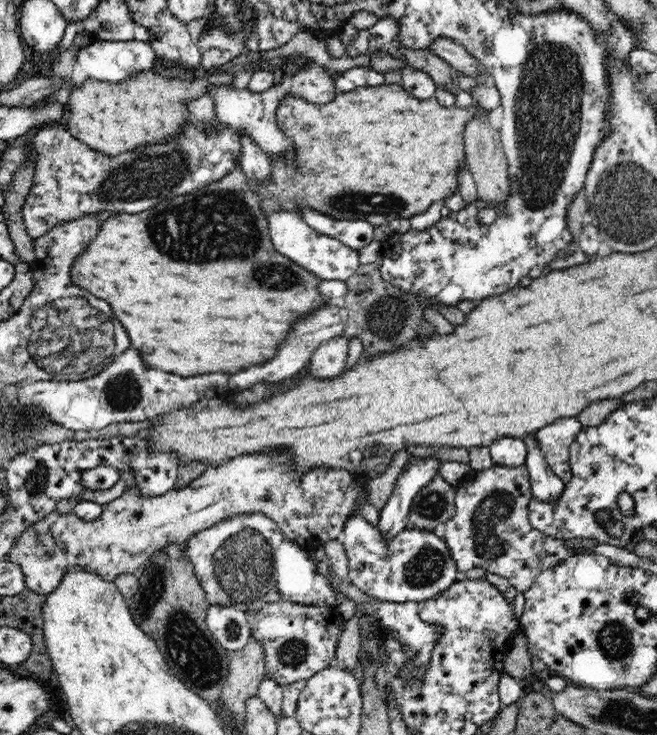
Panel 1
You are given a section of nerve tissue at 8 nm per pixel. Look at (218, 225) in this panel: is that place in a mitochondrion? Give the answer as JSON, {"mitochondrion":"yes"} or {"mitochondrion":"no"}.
{"mitochondrion":"yes"}

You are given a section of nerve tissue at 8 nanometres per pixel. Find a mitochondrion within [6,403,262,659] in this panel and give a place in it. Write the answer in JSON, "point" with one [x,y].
{"point":[37,482]}

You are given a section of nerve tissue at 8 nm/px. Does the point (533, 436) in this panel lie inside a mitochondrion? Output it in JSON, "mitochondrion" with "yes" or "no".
{"mitochondrion":"no"}

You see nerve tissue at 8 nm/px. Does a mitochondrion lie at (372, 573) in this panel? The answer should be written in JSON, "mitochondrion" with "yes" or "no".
{"mitochondrion":"no"}

